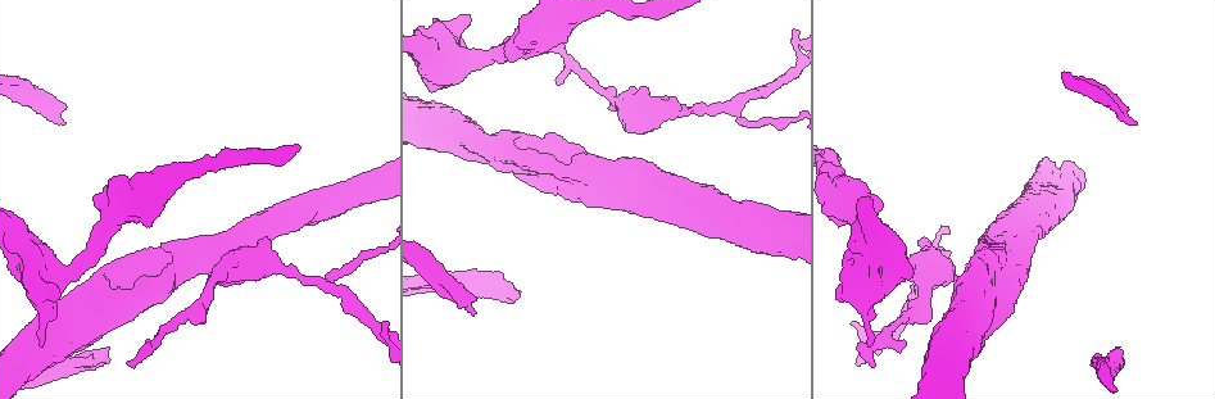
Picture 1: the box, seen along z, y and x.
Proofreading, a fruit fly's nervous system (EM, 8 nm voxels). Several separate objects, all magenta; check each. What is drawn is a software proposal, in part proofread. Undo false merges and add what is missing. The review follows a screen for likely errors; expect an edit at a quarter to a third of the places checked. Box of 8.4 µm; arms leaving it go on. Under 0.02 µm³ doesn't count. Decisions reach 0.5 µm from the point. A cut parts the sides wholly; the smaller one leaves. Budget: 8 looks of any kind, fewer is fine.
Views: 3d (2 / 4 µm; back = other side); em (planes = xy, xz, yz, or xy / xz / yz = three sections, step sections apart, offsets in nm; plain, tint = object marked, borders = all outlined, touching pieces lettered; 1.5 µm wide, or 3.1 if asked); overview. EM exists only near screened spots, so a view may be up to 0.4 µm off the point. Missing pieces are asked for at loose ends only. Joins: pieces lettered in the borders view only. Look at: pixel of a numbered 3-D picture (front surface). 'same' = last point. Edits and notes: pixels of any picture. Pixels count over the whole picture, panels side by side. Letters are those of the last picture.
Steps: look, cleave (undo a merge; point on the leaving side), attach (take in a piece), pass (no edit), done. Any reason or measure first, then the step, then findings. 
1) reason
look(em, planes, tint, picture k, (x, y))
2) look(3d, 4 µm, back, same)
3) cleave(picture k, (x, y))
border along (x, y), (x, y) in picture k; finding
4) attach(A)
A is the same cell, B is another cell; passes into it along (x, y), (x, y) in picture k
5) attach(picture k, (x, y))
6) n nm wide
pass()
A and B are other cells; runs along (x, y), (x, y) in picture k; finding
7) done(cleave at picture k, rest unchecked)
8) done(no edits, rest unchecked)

tapers out
look(em, planes, plain, picture 1, (869, 346))

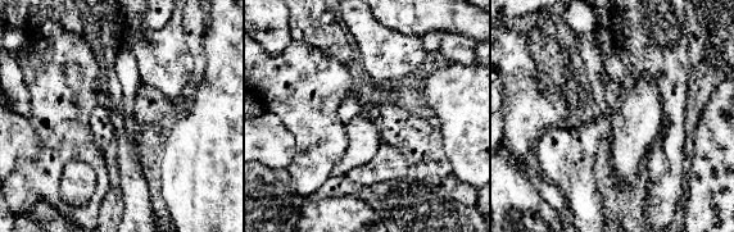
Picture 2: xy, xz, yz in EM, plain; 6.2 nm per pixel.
what lies round it
look(em, planes, borders, same)

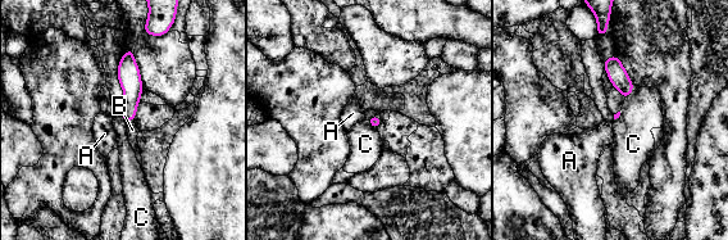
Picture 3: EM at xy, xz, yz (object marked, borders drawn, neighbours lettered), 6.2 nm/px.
attach(B)
B is the same cell, A and C are other cells; passes into it along (130, 80), (130, 120), (132, 130) in picture 3; the neuron continues

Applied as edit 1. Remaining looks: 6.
look(overview)

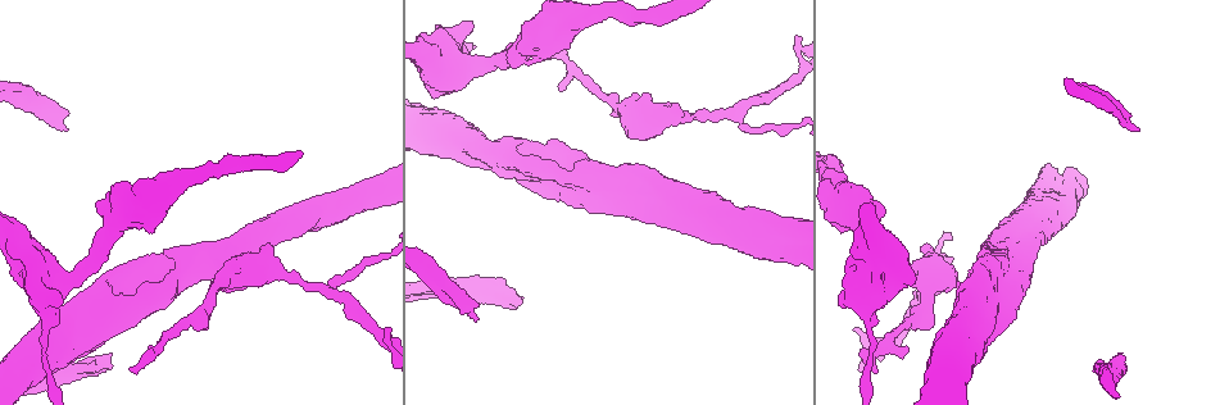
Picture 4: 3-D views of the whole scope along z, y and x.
free end
look(3d, 4 µm, picture 4, (517, 300))

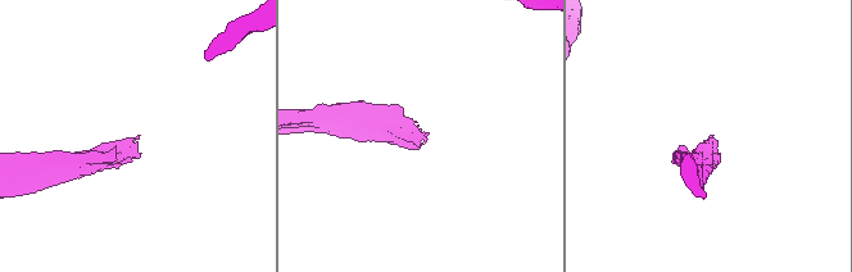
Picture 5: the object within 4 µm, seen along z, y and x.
shape alone is not enough
look(em, planes, tint, picture 5, (138, 137))

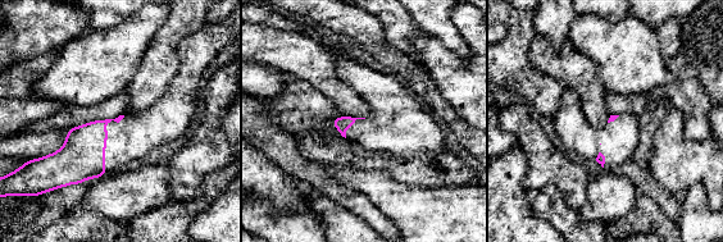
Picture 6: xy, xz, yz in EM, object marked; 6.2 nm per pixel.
look(em, planes, borders, same)

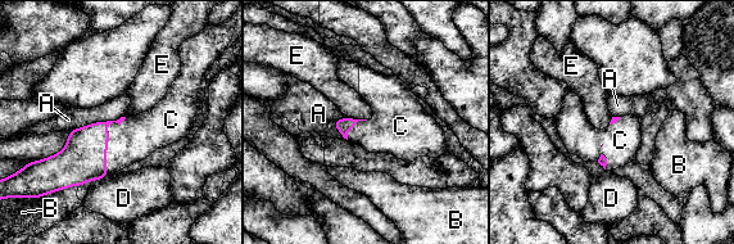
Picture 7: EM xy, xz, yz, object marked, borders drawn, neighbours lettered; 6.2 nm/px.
attach(C)
C is the same cell, A, B, D and E are other cells; it goes on there

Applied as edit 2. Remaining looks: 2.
look(overview)

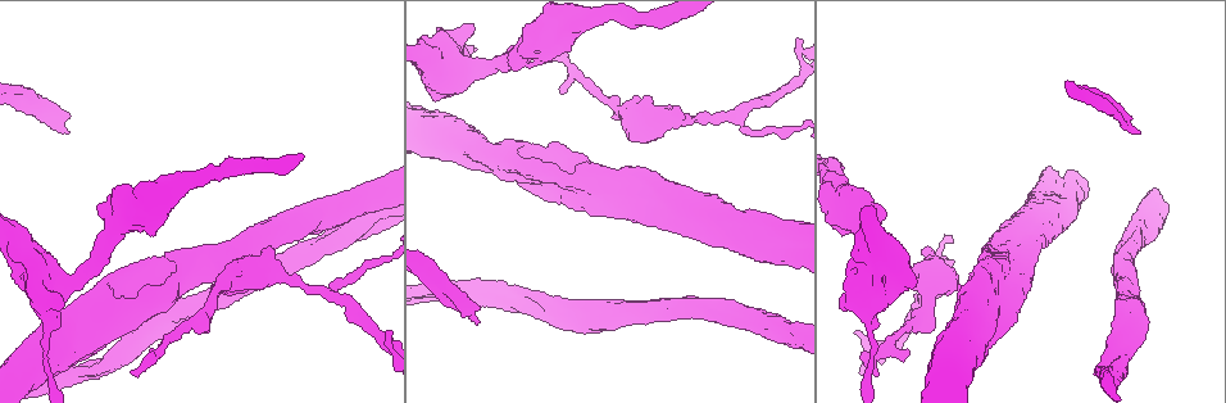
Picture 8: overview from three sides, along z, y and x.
free end
look(em, xz, step 4, borders, picture 8, (476, 323))

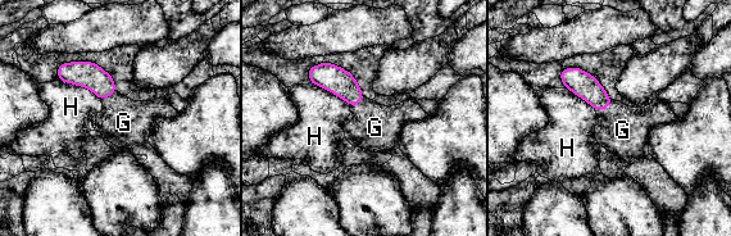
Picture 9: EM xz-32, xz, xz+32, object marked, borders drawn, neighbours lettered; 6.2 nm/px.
attach(G)
G is the same cell, H is another cell; passes into it along (584, 85), (604, 108), (622, 130) in picture 9; it goes on there

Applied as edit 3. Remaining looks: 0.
done(attach at picture 3, attach at picture 7, attach at picture 9, rest unchecked)

